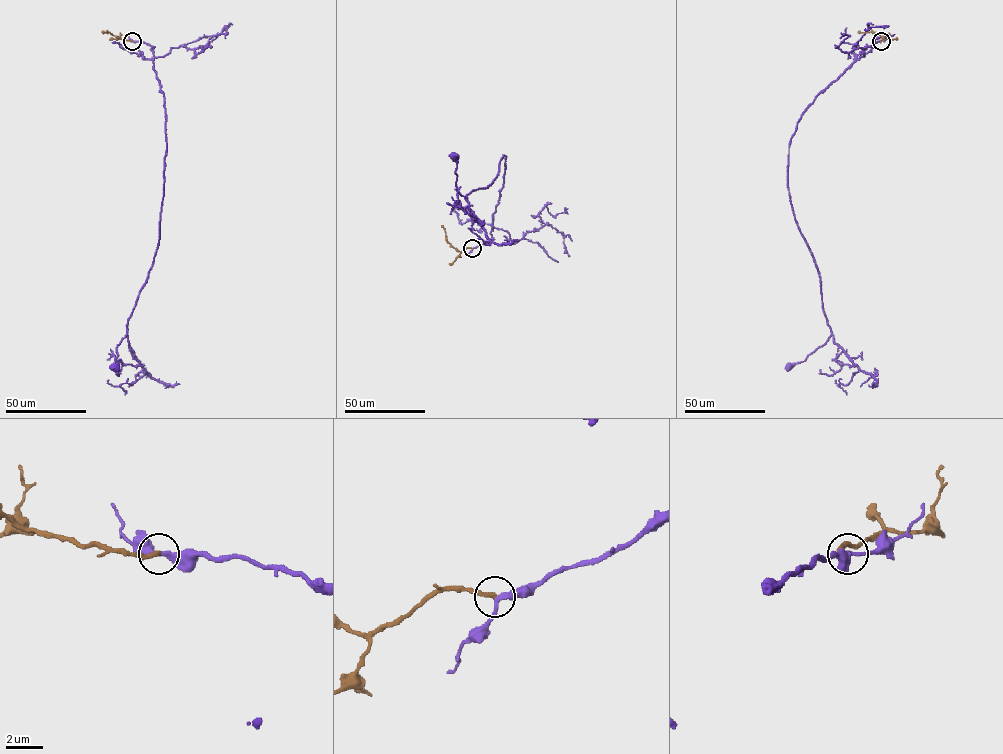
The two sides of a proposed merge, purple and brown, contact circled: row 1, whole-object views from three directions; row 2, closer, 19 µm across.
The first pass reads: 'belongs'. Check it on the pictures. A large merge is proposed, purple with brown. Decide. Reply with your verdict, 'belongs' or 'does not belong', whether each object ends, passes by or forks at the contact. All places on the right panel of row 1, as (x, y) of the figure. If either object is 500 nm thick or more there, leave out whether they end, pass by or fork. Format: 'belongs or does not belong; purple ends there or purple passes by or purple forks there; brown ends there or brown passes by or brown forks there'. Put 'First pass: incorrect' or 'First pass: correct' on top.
First pass: correct
belongs; purple passes by; brown ends there

